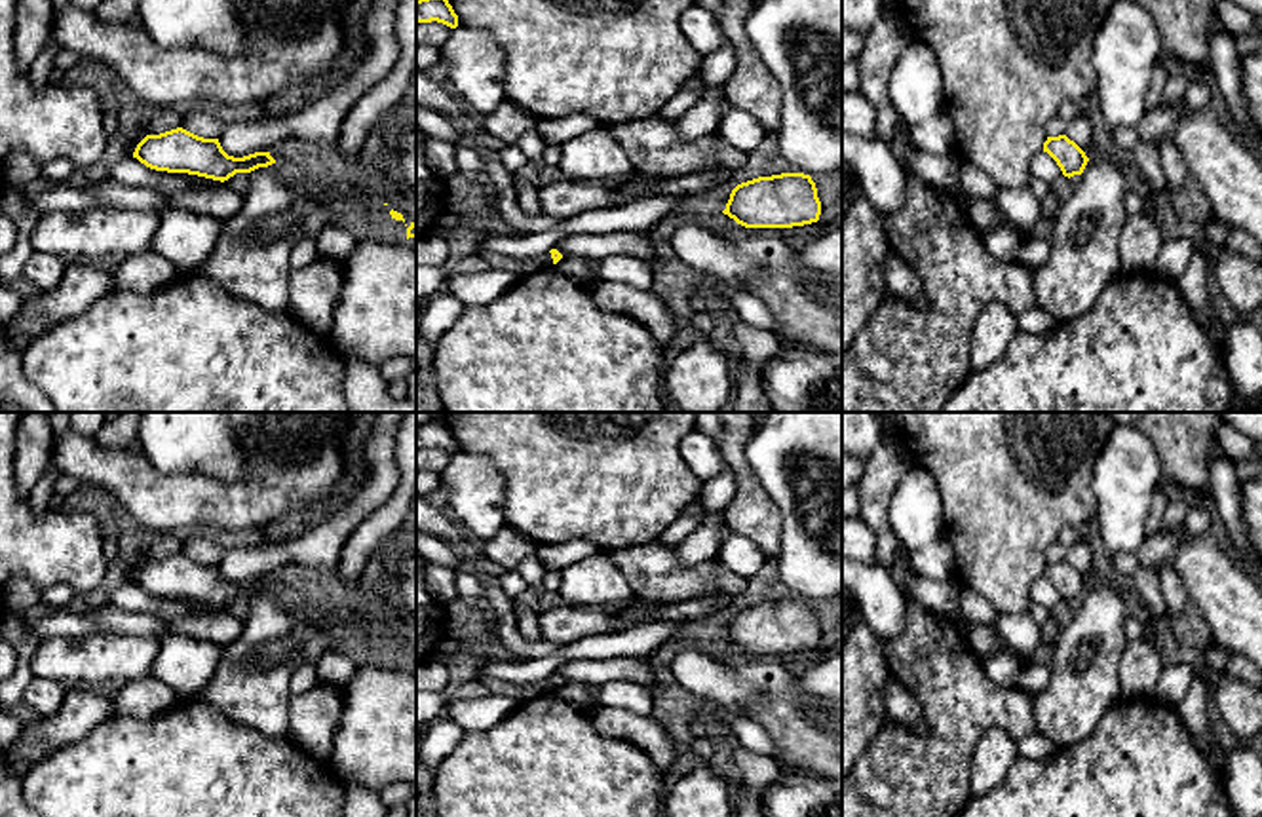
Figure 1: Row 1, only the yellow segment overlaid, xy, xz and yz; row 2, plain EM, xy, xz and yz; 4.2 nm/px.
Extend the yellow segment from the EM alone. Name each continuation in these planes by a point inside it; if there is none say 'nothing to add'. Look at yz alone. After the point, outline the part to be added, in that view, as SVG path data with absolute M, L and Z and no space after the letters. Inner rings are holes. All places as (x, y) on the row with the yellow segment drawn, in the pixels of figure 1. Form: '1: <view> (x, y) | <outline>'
nothing to add

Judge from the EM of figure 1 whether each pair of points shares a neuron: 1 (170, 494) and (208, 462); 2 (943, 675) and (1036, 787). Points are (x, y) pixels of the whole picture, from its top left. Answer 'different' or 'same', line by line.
1: different
2: different

